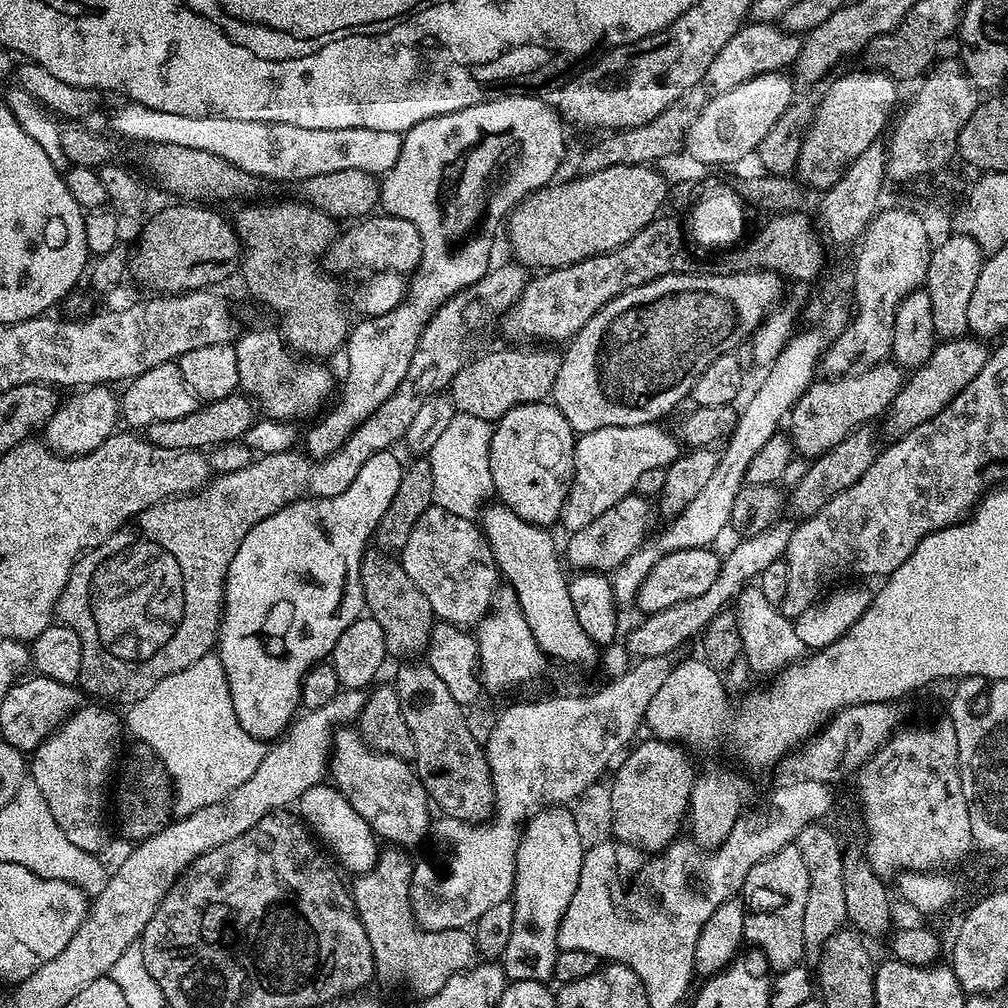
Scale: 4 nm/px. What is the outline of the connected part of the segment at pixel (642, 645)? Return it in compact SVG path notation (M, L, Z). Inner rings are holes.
M781 518L772 524L762 534L741 539L741 544L727 557L723 557L718 578L706 589L706 594L698 598L686 598L674 606L661 612L653 612L643 617L644 621L633 630L626 641L626 648L633 657L667 656L675 653L675 648L703 633L704 628L714 618L714 614L725 611L735 601L736 593L749 582L755 581L770 562L781 559L787 553L788 543L792 537L793 521Z

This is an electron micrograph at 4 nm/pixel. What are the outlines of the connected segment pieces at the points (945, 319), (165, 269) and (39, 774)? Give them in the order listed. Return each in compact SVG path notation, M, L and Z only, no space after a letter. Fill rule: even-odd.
M963 234L955 235L933 247L926 281L926 290L930 294L930 306L934 310L934 330L937 337L946 340L955 340L968 332L966 310L970 307L974 285L978 282L980 268L986 259L978 242Z
M172 202L169 208L164 208L161 212L153 211L143 221L144 229L136 240L136 249L131 249L130 276L133 276L142 287L149 288L149 293L152 294L198 292L216 286L212 284L218 283L231 268L233 271L242 255L233 221L229 217L227 220L215 212L216 210L215 207L205 206L200 202Z
M100 702L88 703L62 721L31 753L30 776L42 790L54 822L66 834L67 841L96 854L108 836L104 811L110 808L110 781L118 764L116 743L120 740L120 720L111 707Z

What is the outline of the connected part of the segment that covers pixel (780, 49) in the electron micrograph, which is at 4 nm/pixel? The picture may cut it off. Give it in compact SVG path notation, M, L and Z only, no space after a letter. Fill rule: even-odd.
M745 23L744 27L736 31L734 38L730 38L730 42L726 42L726 46L722 46L718 54L714 54L714 62L710 62L708 67L706 84L712 87L713 93L726 92L748 82L756 75L783 71L795 65L801 47L802 40L797 33L785 32L783 27L775 23Z

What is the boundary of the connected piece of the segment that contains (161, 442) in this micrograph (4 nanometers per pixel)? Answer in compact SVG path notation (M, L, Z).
M233 394L221 400L201 403L190 414L182 414L182 418L170 418L149 424L146 439L162 450L208 450L218 444L239 441L257 419L258 412L253 401L247 395Z

